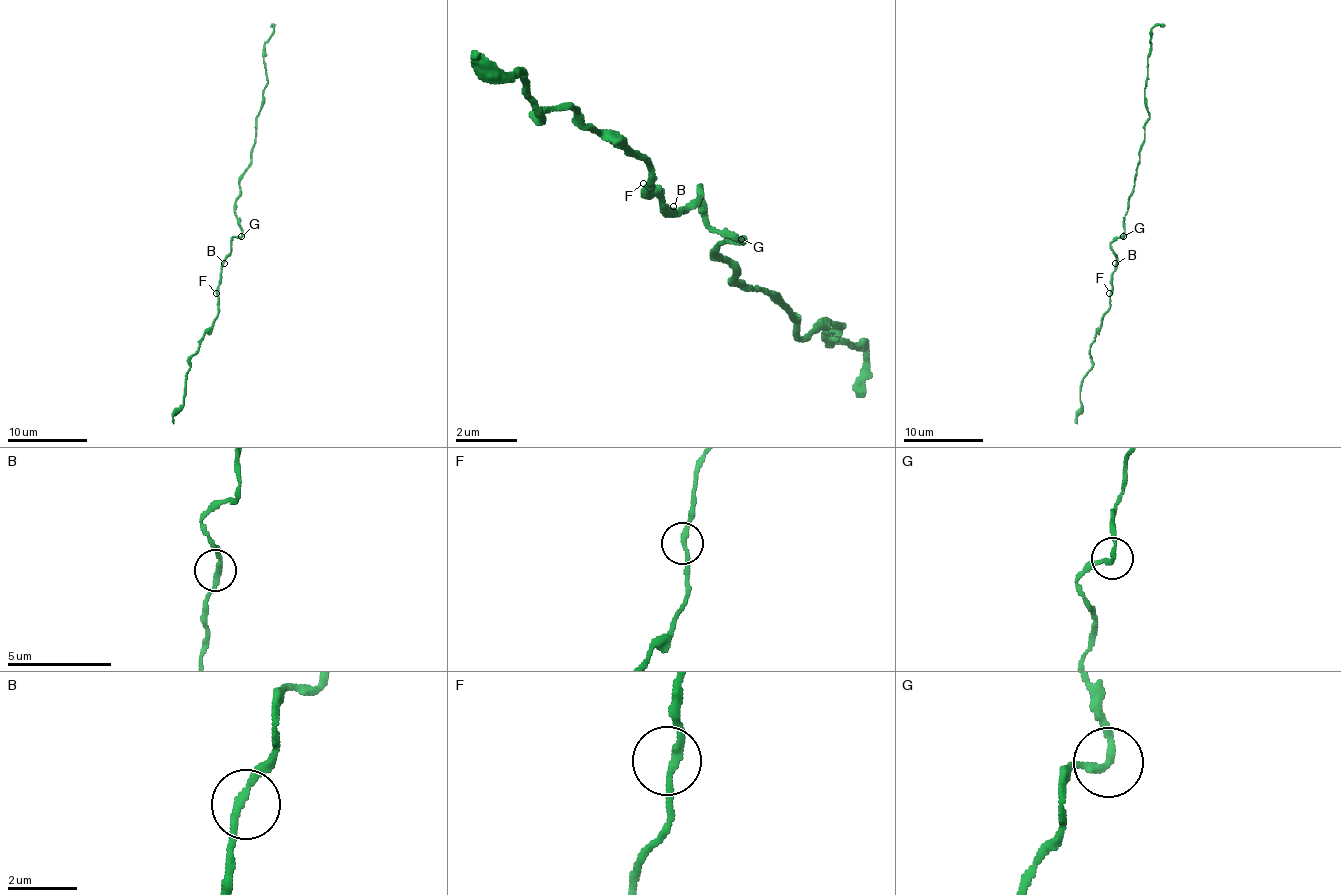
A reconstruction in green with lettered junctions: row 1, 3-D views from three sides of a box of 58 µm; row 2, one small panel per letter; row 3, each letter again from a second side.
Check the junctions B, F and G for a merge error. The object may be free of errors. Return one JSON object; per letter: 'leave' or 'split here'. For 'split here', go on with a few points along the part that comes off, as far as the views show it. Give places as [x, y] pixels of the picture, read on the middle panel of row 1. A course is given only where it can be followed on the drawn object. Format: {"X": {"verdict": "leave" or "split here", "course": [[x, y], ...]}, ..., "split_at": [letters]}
{"B": {"verdict": "leave"}, "F": {"verdict": "leave"}, "G": {"verdict": "leave"}, "split_at": []}

